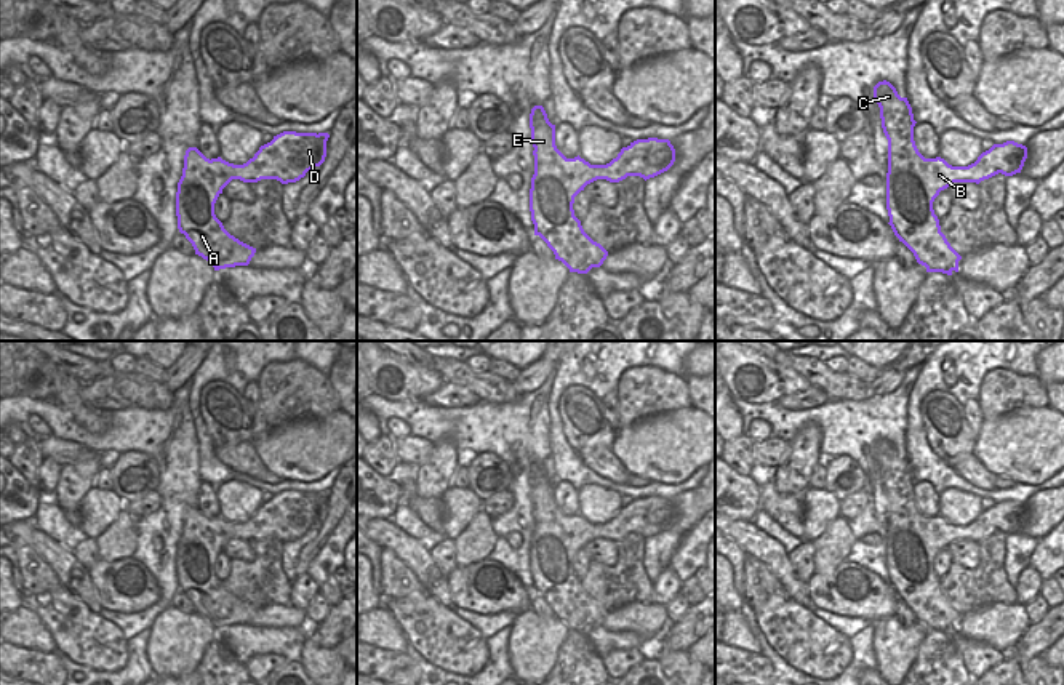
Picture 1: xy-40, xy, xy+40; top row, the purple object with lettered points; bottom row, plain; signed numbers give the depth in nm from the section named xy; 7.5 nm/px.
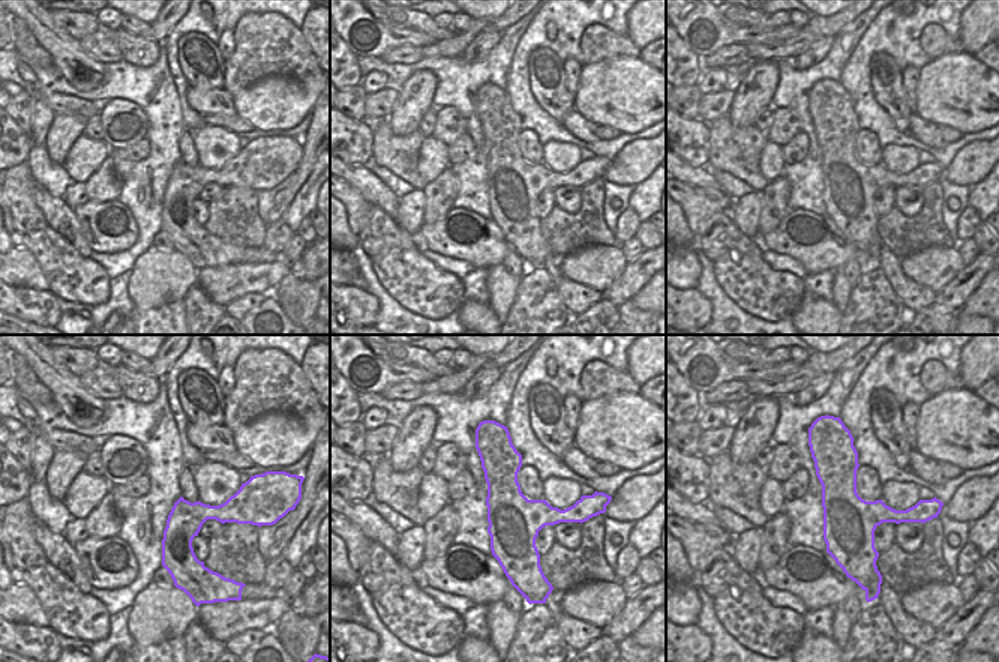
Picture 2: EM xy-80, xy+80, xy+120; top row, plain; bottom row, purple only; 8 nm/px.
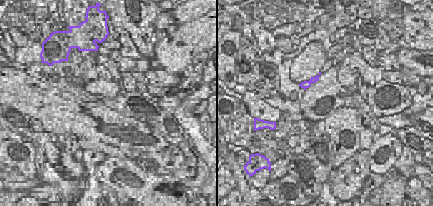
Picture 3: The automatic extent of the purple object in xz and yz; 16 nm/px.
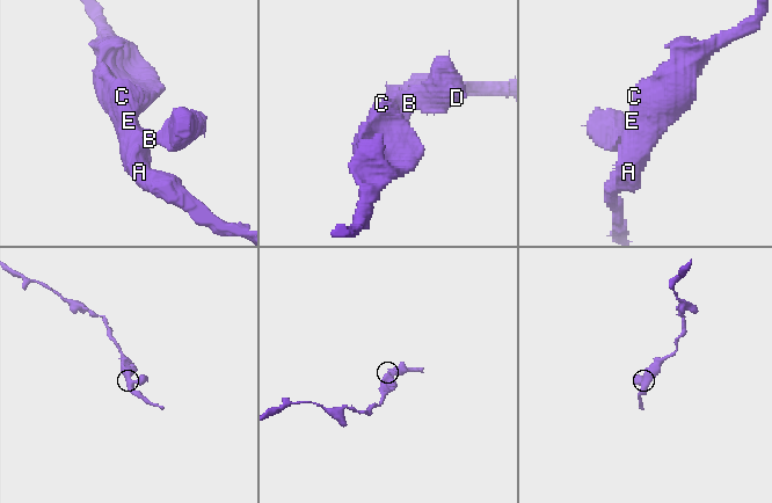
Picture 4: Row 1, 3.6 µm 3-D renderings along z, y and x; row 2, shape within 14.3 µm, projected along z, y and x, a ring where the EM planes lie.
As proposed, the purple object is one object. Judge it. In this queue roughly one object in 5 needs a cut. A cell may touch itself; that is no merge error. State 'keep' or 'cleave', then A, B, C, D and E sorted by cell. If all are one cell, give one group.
keep; groups A B C D E

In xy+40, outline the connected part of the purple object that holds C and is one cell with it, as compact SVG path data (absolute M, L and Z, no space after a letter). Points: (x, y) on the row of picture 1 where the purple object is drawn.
M883 80L874 86L874 101L880 107L882 128L888 139L888 173L886 173L886 210L894 235L915 256L926 272L942 272L952 275L958 272L962 256L950 246L941 232L939 219L934 214L933 202L941 190L954 182L976 182L989 179L998 173L1013 176L1021 173L1027 158L1027 147L1014 141L994 144L968 166L952 166L944 158L925 158L914 141L914 114L907 98L901 98L896 88Z

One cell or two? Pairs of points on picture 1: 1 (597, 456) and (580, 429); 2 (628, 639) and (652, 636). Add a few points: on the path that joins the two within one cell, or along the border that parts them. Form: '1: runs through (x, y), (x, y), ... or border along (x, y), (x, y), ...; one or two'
1: border along (610, 447), (594, 447), (580, 455); two
2: border along (607, 628), (612, 631), (637, 632), (645, 640); two

